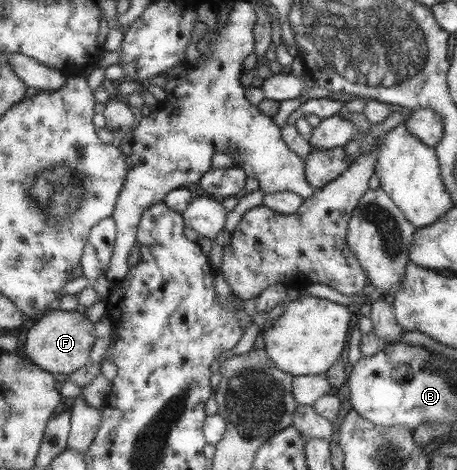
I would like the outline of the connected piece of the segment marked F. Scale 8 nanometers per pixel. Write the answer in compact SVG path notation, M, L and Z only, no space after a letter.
M57 308L44 315L26 334L24 352L28 360L38 364L47 372L70 375L91 362L92 350L98 339L96 325L86 315L75 310Z

